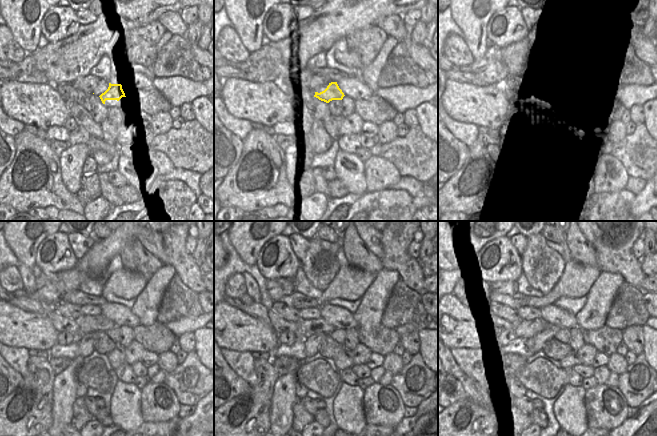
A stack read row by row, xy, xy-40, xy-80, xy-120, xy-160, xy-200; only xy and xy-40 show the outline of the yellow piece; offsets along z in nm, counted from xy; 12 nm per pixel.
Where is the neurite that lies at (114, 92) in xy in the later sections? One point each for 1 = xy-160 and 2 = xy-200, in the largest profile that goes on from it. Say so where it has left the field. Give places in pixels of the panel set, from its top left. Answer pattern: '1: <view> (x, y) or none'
1: xy-160 (305, 328)
2: xy-200 (526, 329)

